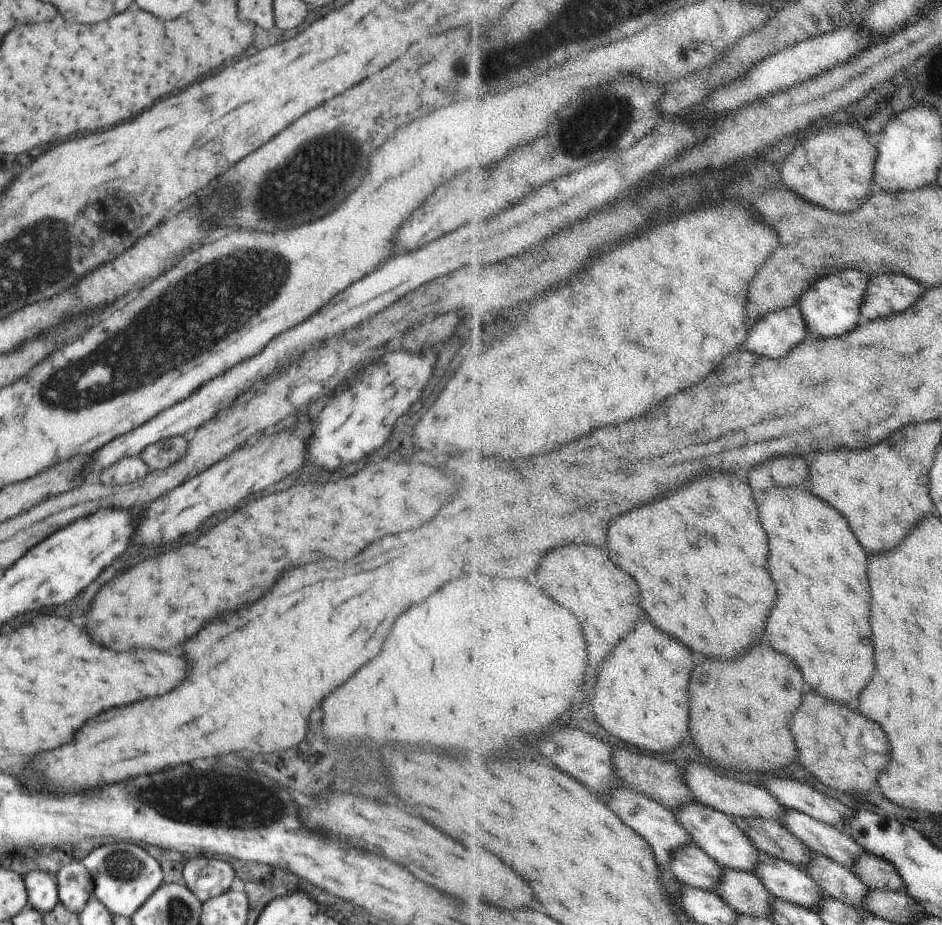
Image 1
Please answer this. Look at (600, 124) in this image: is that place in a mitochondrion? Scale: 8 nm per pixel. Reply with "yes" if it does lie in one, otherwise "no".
yes

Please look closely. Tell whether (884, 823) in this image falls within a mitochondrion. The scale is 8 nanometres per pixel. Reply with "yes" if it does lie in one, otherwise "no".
no

